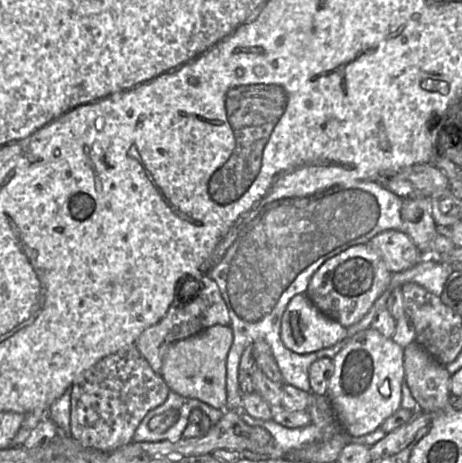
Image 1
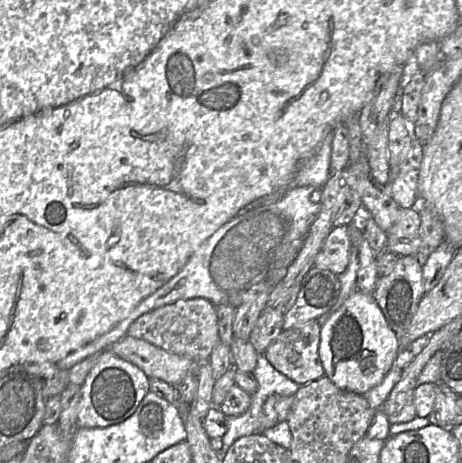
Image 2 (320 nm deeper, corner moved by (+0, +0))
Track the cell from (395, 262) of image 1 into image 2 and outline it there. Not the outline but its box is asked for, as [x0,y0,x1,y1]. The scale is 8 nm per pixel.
[314,226,350,274]

